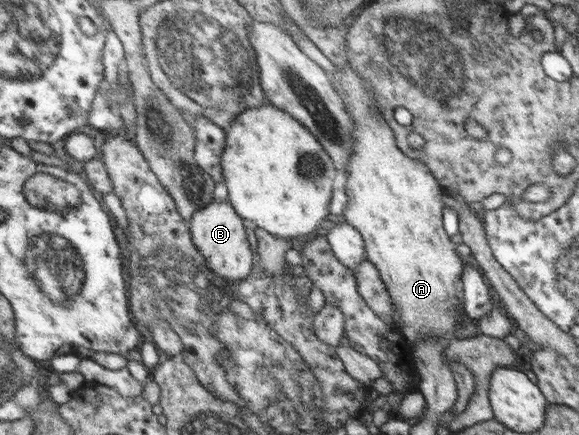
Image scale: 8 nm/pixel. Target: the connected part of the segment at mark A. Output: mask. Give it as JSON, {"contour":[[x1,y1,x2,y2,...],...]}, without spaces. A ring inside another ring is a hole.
{"contour":[[352,65,339,68,332,78,339,96,345,101,347,110,352,114,356,128,352,131,352,154,348,165,348,176,344,191,348,203,343,210,342,219,356,227,363,235,368,259,381,272,386,281,392,301,399,310,401,323,405,325,400,332,409,345,429,336,444,336,455,323,453,309,459,303,455,281,462,272,461,259,455,255,449,237,441,229,441,210,444,202,437,179,431,177,428,166,415,158,410,158,397,145,396,133,389,125,384,113,377,107,377,97,373,88,365,82]]}

